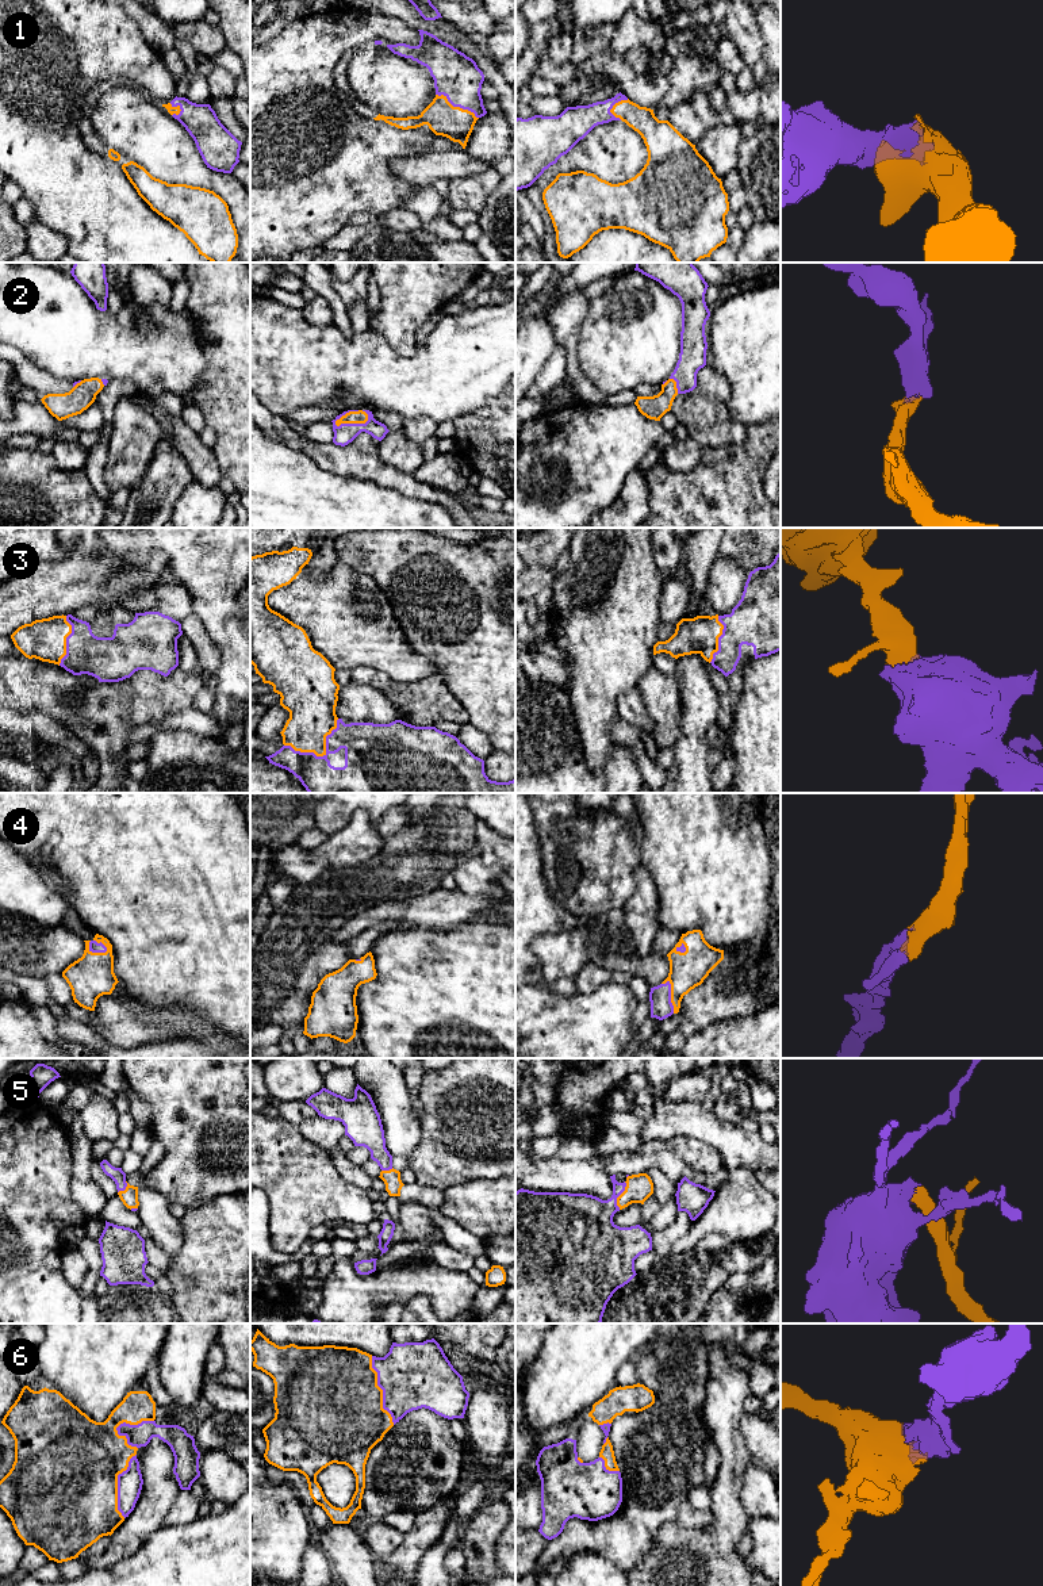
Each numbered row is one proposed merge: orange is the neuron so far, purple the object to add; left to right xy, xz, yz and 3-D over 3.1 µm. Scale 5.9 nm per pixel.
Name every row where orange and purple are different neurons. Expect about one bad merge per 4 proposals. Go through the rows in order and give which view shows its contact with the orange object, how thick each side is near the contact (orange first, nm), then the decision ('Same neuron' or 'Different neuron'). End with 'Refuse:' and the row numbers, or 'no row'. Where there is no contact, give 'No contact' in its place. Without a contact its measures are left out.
1: Touches orange in xz. Thickness 190 nm (orange) against 280 nm. Same neuron
2: Touches orange in xz. Thickness 80 nm (orange) against 120 nm. Same neuron
3: Touches orange in xz. Thickness 280 nm (orange) against 300 nm. Same neuron
4: Touches orange in xy. Thickness 260 nm (orange) against 60 nm. Same neuron
5: Touches orange in yz. Thickness 160 nm (orange) against 300 nm. Same neuron
6: Touches orange in xz. Thickness 480 nm (orange) against 400 nm. Same neuron
Refuse: no row

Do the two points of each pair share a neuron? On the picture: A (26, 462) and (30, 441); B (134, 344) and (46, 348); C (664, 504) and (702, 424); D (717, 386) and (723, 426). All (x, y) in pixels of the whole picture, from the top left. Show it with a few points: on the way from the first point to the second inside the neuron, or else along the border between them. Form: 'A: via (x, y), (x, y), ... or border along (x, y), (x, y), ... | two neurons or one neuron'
A: border along (34, 448), (14, 449) | two neurons
B: via (112, 344), (68, 344) | one neuron
C: border along (733, 443), (719, 447), (702, 447) | two neurons
D: via (717, 395), (717, 417) | one neuron

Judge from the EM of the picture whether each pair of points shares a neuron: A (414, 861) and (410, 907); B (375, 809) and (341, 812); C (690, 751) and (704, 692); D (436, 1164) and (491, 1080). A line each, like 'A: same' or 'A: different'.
A: different
B: same
C: same
D: same

